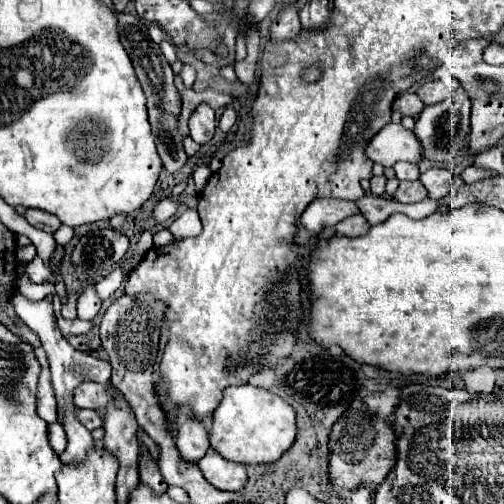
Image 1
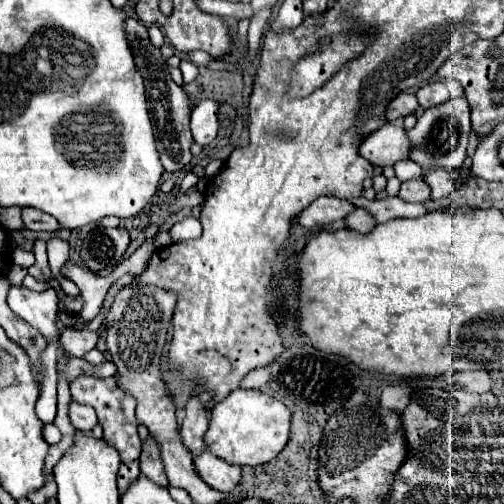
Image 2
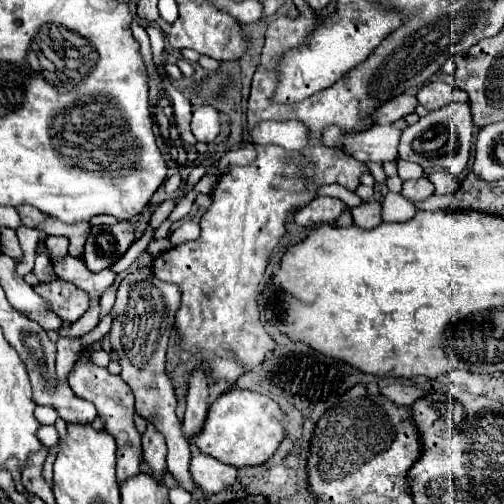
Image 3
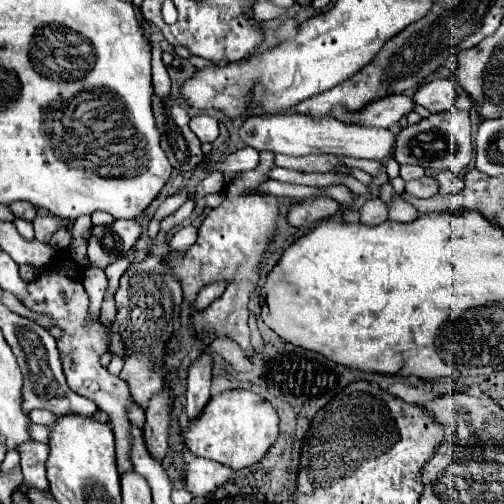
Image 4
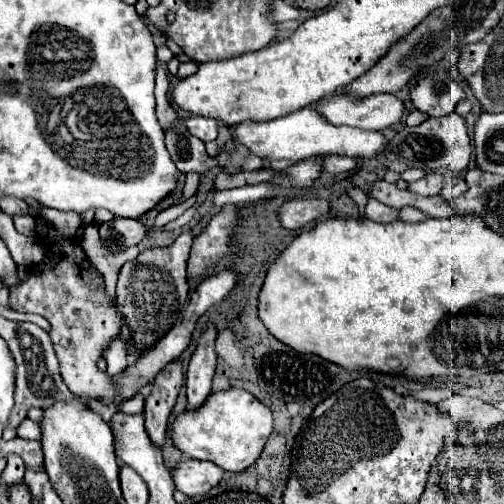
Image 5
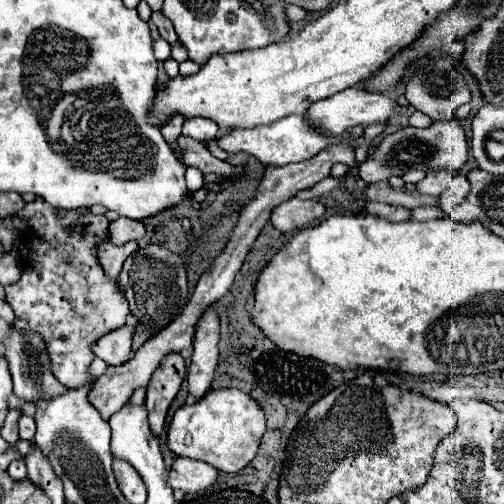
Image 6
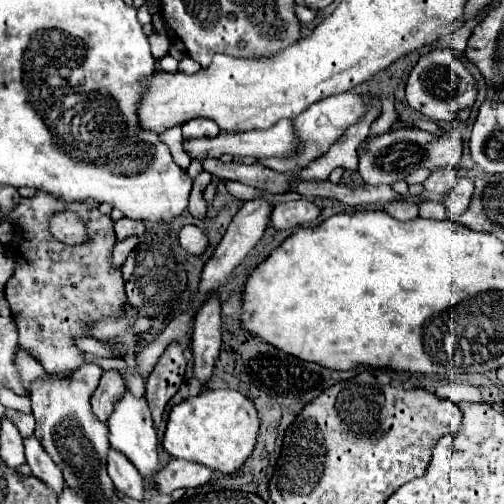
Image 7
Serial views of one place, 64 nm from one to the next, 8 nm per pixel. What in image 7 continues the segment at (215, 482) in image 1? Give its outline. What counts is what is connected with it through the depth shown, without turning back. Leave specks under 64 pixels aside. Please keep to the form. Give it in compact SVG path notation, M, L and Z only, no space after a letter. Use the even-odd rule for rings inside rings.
M172 458L166 466L162 466L156 472L156 488L162 494L172 494L178 488L196 488L202 486L210 480L212 470L204 468L196 462L188 462L188 460L180 460L180 458Z

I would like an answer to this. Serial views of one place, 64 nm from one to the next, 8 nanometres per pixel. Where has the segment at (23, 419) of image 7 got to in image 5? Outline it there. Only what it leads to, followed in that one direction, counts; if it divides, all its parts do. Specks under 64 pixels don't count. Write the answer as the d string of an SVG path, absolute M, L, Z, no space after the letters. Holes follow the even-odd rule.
M24 418L18 426L18 436L26 440L40 440L40 426L30 418Z

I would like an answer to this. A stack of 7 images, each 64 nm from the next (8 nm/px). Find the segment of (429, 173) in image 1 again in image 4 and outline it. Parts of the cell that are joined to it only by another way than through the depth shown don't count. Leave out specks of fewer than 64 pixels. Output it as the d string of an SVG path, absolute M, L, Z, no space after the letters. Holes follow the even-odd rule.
M440 172L436 178L438 178L438 182L440 182L440 192L442 192L442 194L446 194L446 196L458 194L458 192L464 188L462 178L454 176L452 172Z

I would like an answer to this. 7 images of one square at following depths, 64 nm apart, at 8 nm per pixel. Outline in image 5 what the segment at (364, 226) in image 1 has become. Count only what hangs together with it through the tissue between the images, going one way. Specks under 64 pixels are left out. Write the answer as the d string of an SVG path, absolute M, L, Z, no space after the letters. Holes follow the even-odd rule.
M368 198L366 218L374 220L374 222L394 222L394 220L398 220L398 216L400 216L400 210L390 208L390 206L386 206L386 204L380 204L380 202L374 200L374 198Z

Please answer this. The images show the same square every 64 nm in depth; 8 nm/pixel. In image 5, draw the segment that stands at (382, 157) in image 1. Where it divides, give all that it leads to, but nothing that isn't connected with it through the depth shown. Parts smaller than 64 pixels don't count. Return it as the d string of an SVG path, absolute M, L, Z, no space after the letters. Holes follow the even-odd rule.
M302 108L298 112L268 122L244 122L236 128L236 136L240 144L244 144L248 152L256 154L258 158L292 160L292 162L300 162L318 154L376 158L386 148L386 138L382 132L360 130L352 126L332 126L326 120L322 120L322 116L318 116L312 108Z

